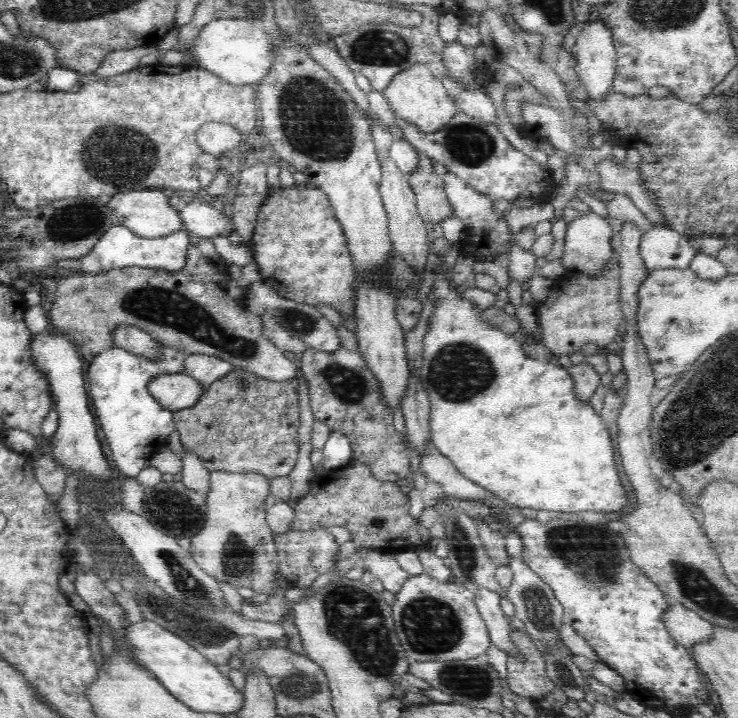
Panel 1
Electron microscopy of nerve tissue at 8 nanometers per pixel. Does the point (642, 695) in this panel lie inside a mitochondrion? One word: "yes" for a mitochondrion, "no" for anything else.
no

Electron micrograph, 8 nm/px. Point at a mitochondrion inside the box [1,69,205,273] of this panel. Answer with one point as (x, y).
(121, 157)

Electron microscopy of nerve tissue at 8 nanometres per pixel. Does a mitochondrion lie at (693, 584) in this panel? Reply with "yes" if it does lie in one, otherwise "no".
yes

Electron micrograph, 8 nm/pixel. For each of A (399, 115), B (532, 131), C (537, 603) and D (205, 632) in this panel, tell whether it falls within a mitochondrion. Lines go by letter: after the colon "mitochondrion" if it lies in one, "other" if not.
A: other
B: other
C: mitochondrion
D: mitochondrion

